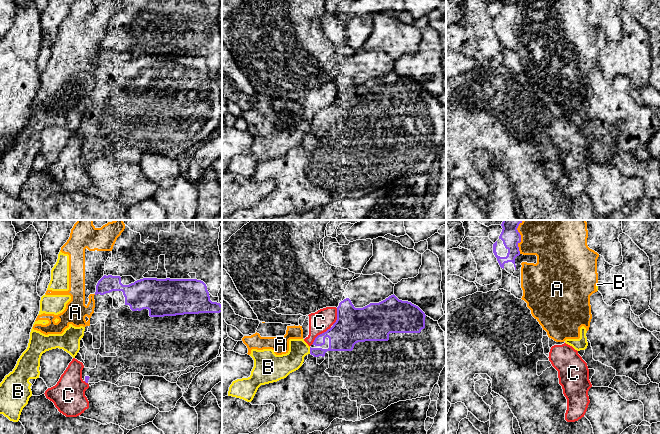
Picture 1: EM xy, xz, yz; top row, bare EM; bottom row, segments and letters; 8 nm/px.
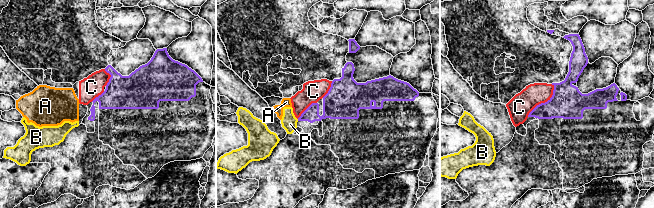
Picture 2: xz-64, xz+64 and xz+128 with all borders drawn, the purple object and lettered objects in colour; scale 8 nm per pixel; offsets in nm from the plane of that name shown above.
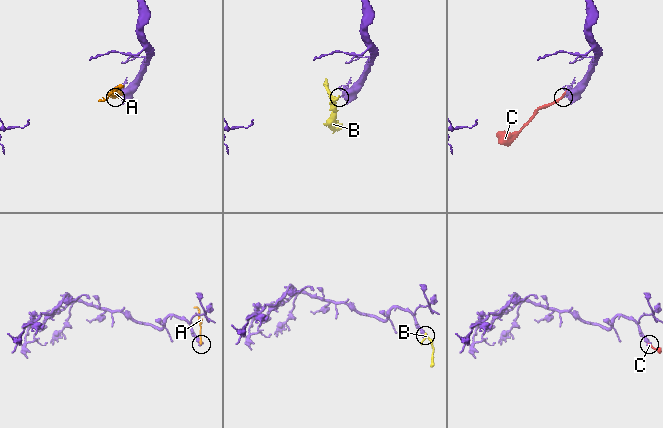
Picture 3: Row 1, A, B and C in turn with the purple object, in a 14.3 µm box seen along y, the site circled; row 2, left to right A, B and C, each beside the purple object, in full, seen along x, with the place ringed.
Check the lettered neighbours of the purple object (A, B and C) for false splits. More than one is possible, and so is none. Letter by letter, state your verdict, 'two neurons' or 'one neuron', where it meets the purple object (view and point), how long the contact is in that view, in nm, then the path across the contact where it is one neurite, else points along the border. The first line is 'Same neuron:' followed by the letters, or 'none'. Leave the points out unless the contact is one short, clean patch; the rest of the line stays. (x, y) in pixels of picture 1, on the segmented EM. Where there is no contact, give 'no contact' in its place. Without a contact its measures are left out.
Same neuron: none
A: two neurons | yz (520, 237) | 280 nm
B: two neurons | xz (310, 350) | 60 nm | along xz (309, 347), (310, 353)
C: two neurons | xz (320, 334) | 220 nm

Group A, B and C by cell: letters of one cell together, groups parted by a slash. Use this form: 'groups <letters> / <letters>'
groups A B / C

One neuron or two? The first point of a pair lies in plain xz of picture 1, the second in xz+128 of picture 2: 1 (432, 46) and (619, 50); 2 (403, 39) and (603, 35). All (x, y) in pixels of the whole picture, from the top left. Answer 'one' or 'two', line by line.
1: two
2: one

